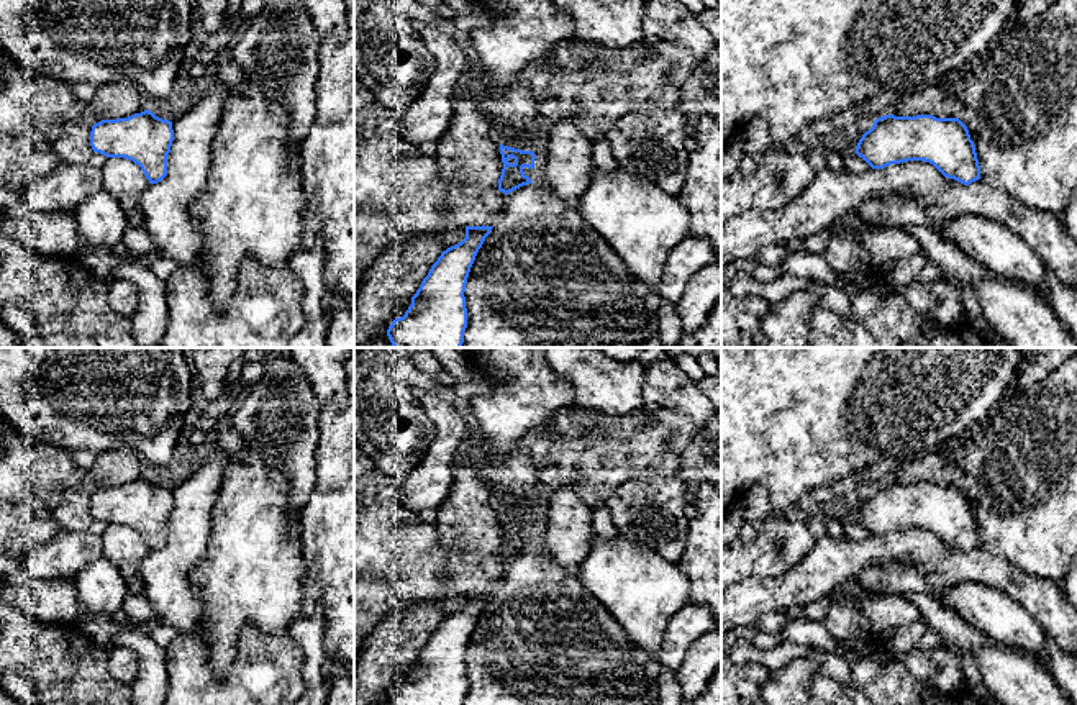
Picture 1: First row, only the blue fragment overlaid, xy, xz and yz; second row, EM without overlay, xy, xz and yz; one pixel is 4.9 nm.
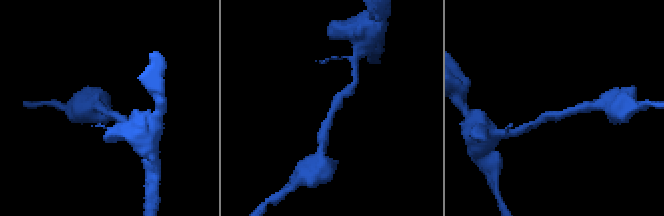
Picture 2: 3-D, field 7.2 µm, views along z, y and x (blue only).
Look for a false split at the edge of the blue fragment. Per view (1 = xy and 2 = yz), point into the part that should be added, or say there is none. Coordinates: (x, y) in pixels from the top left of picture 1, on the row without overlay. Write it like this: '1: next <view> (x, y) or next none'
1: next none
2: next none

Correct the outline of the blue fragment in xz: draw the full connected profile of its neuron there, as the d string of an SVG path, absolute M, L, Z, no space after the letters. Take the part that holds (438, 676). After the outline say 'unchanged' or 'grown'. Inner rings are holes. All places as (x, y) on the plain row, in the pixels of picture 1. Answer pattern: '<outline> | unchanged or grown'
M466 594L466 605L441 620L411 664L403 684L395 685L387 697L389 705L464 705L467 695L466 651L479 616L493 594Z | unchanged

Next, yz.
M880 484L859 507L856 521L872 536L925 528L964 553L980 546L974 508L959 485Z | unchanged

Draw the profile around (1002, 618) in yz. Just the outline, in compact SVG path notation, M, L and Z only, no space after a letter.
M964 582L934 597L944 608L956 612L998 644L1021 651L1049 669L1044 630L1008 595L982 584Z

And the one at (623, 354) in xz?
M597 348L603 356L613 361L633 361L636 359L646 348Z

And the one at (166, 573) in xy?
M218 449L202 467L177 482L167 543L139 564L143 594L164 626L190 631L200 621L202 603L192 590L190 575L207 556L211 507L231 461L229 453Z

